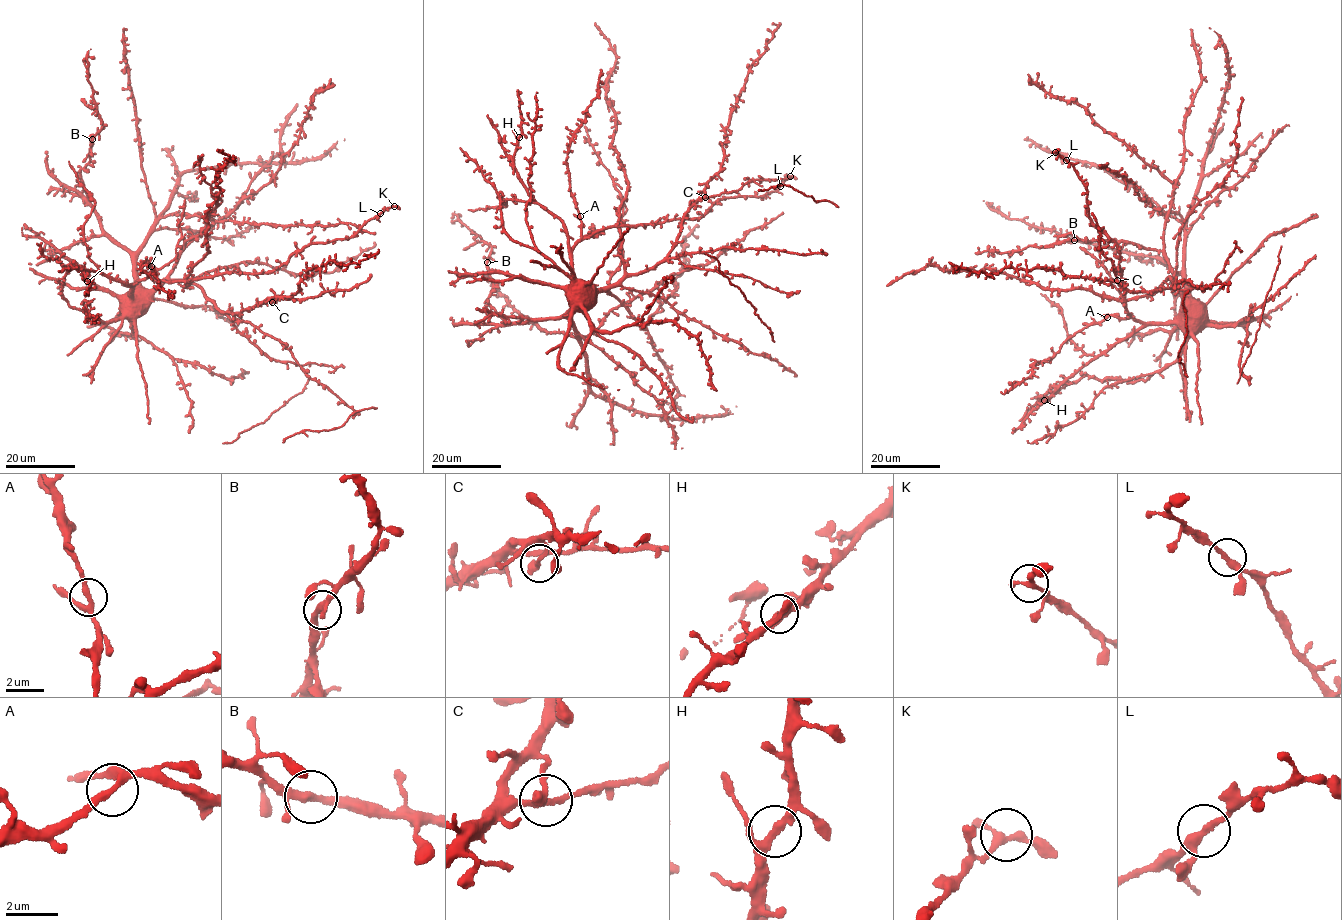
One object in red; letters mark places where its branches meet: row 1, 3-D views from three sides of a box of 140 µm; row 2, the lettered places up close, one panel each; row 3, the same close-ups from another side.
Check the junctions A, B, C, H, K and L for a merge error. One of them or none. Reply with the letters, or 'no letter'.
no letter

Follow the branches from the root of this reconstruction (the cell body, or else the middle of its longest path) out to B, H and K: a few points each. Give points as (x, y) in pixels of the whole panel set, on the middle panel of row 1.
B: (598, 291), (575, 304), (569, 315), (511, 324), (488, 303), (493, 282), (487, 262)
H: (598, 291), (588, 290), (578, 283), (564, 227), (535, 202), (521, 182), (513, 162), (519, 137)
K: (598, 291), (611, 287), (624, 275), (620, 226), (693, 220), (704, 215), (718, 200), (768, 193), (790, 176)

